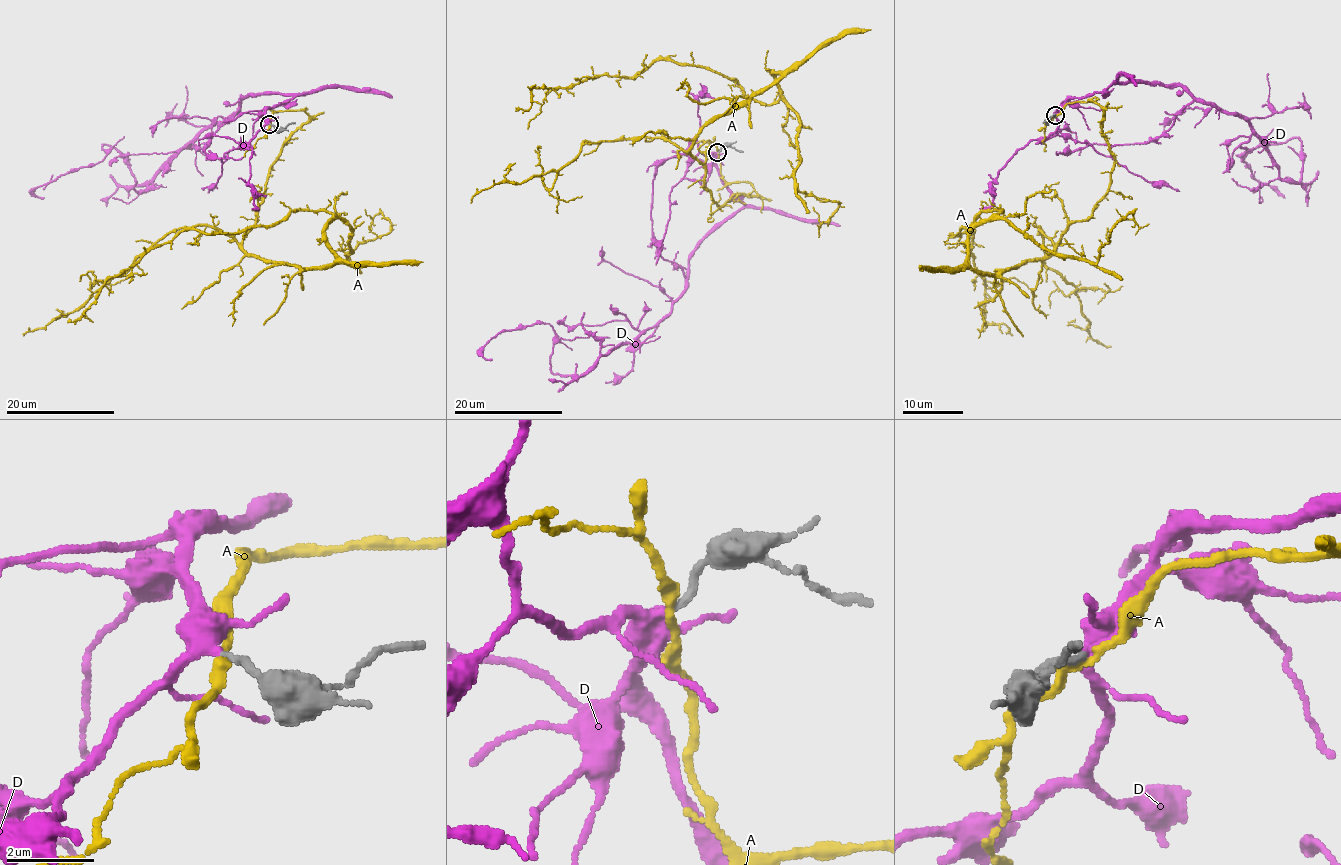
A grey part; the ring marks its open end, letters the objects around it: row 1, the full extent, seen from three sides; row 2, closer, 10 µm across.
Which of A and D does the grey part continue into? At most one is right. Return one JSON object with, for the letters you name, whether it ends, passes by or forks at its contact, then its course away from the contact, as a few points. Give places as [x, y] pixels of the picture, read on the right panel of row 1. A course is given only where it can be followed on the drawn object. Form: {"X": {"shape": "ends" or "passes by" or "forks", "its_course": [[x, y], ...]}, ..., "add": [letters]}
{"D": {"shape": "forks", "its_course": [[1055, 115], [1114, 83], [1184, 86], [1238, 113], [1278, 175], [1298, 182], [1298, 137], [1244, 157], [1284, 197]]}, "add": ["D"]}

